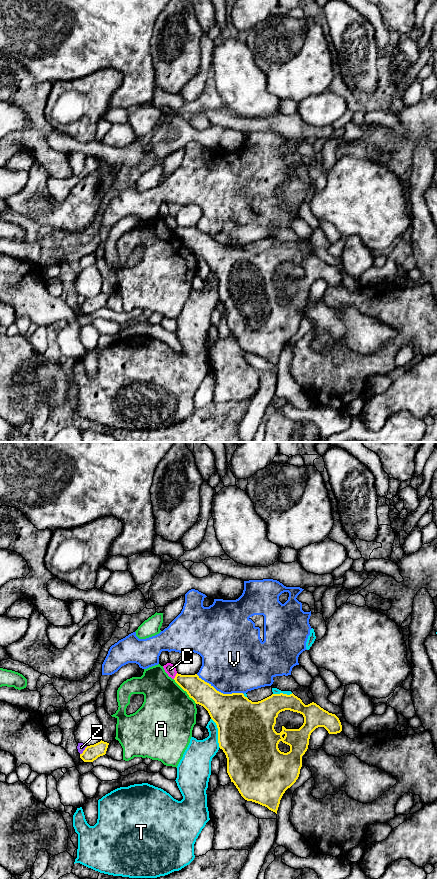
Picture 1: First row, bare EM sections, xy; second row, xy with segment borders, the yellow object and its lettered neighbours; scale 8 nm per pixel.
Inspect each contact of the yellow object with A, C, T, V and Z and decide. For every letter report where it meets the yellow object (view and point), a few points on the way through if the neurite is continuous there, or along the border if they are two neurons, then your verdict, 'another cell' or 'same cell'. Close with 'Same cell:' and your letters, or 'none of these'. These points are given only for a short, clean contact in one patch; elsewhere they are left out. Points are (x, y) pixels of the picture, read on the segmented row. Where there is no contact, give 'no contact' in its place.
A: xy (185, 690) | another cell
C: xy (175, 676) | along xy (177, 673), (173, 678) | another cell
T: xy (218, 733) | another cell
V: xy (220, 692) | along xy (196, 674), (223, 693), (243, 694) | another cell
Z: xy (84, 750) | along xy (87, 746), (80, 754) | another cell
Same cell: none of these

